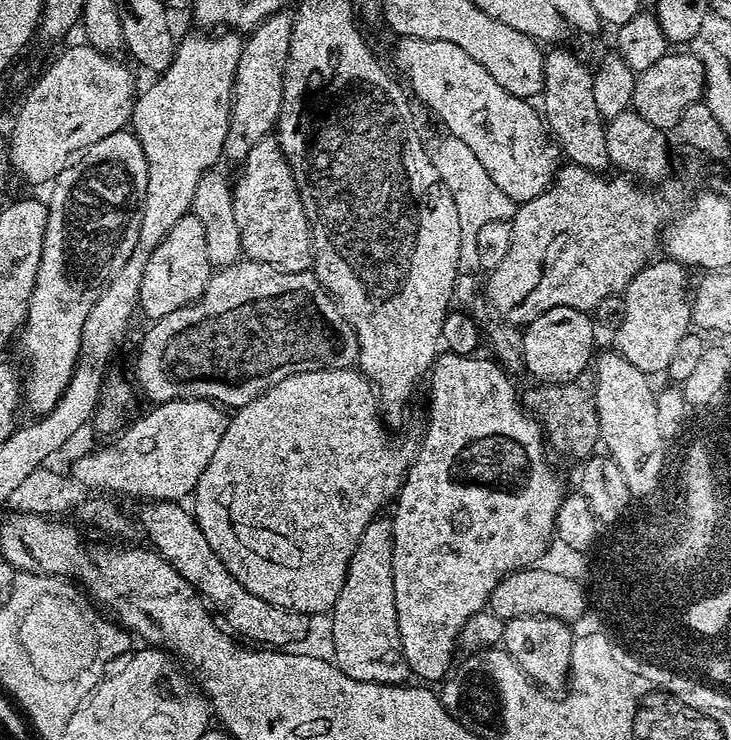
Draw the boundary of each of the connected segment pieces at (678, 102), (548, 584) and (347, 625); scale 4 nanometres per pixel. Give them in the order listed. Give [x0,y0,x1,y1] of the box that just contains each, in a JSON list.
[[631,50,704,130],[488,567,590,622],[330,518,409,684]]

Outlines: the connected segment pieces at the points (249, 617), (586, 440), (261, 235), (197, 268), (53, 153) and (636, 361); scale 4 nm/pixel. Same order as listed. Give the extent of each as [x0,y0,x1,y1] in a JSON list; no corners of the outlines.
[[139,500,309,650],[522,371,600,462],[232,138,312,272],[139,215,214,321],[6,42,138,184],[614,258,692,374]]

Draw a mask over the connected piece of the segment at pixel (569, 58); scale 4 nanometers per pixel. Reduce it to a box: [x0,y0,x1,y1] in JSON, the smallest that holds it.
[538,46,612,174]

